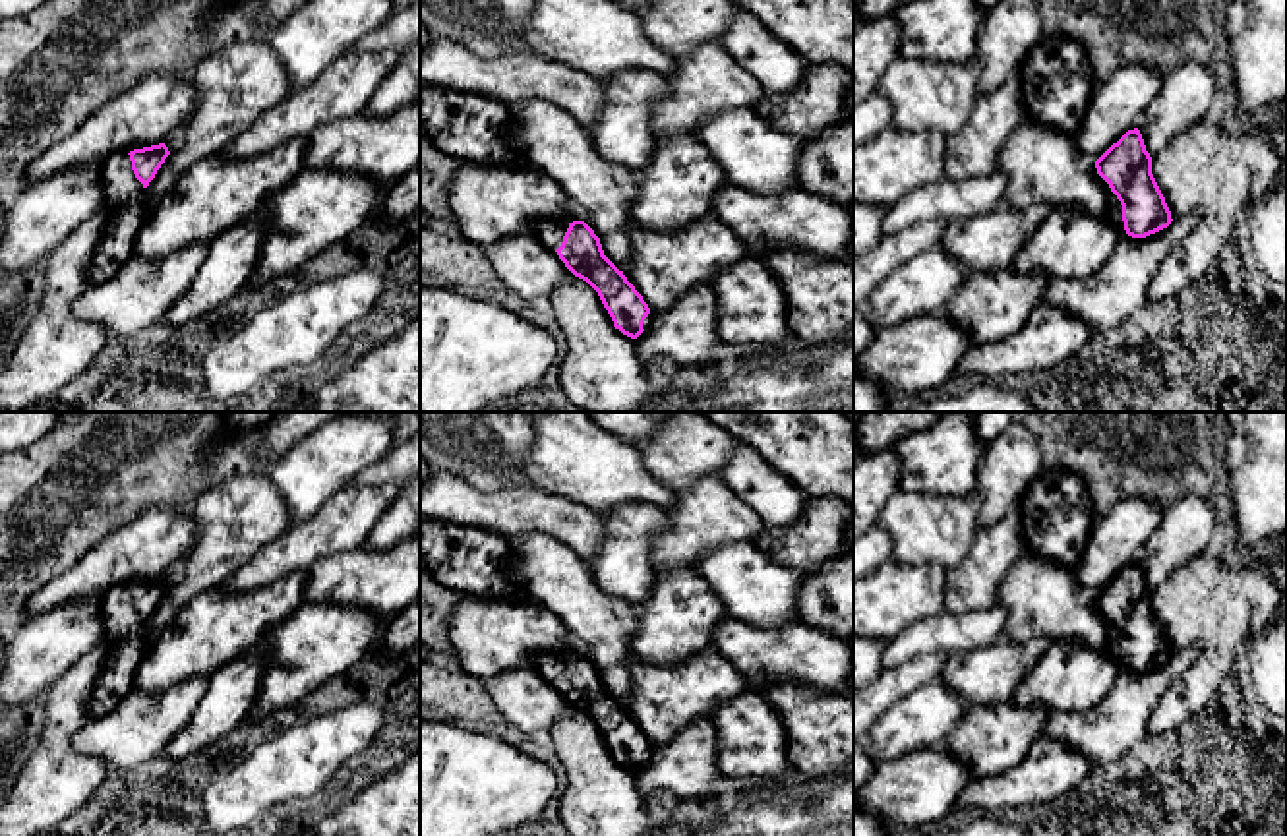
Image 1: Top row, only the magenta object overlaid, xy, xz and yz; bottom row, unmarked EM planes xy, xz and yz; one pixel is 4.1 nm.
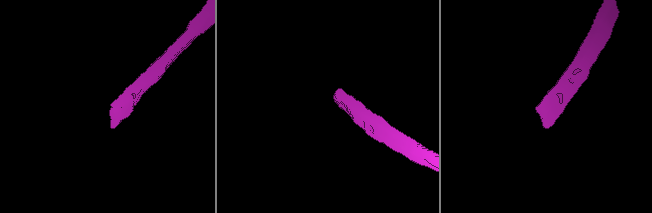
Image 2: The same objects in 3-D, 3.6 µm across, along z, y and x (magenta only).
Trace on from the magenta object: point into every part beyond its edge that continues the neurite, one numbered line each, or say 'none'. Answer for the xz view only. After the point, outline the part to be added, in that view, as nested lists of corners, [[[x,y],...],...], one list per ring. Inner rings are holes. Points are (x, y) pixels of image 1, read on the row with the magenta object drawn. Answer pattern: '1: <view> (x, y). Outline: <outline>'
1: xz (550, 233). Outline: [[[538,221],[532,224],[532,234],[538,242],[555,252],[561,246],[567,228],[569,221]]]

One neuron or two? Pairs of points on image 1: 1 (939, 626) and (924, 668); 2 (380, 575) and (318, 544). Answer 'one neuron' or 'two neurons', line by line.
1: two neurons
2: two neurons

